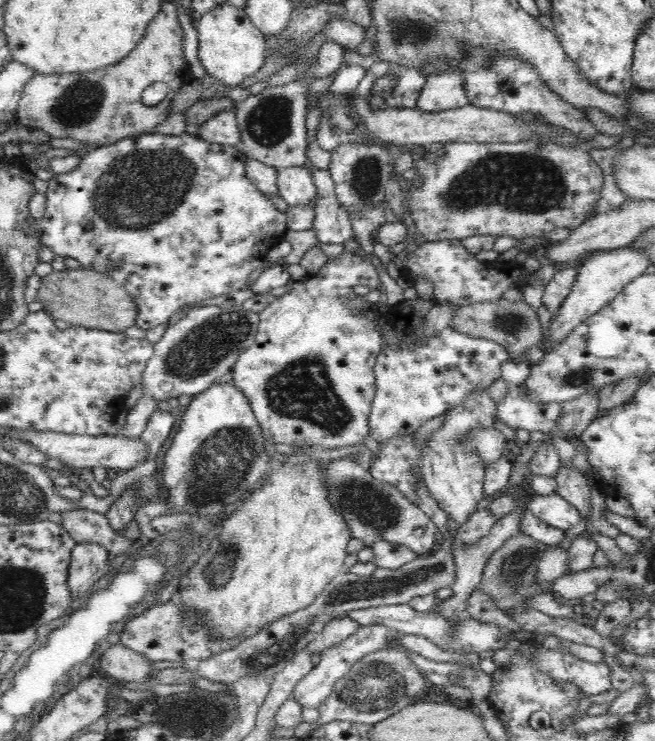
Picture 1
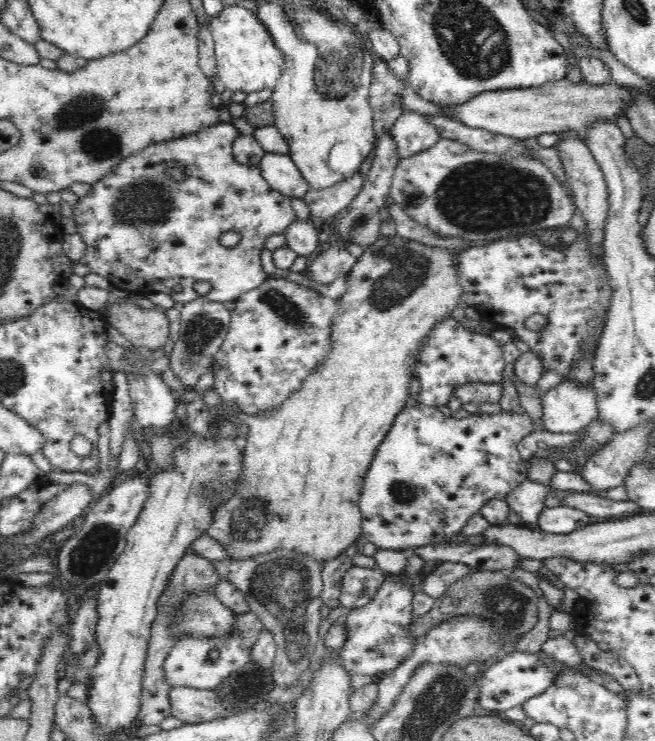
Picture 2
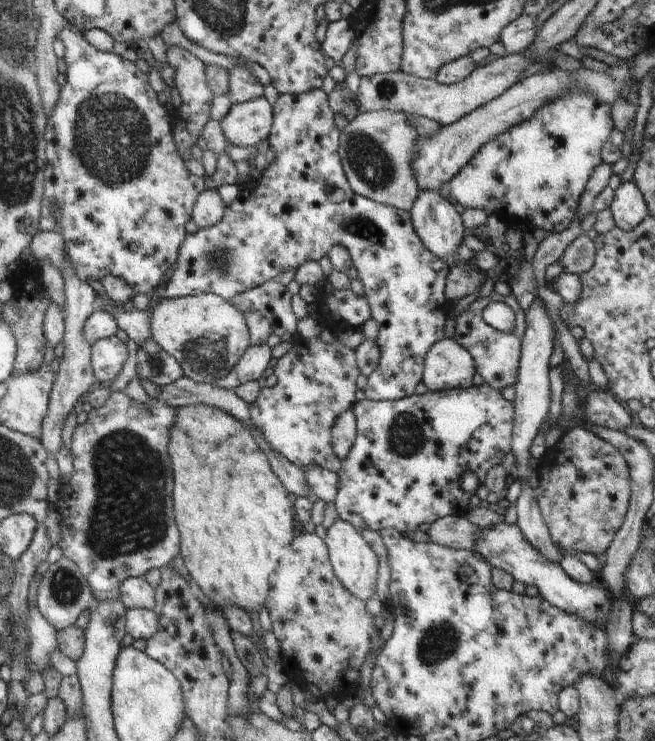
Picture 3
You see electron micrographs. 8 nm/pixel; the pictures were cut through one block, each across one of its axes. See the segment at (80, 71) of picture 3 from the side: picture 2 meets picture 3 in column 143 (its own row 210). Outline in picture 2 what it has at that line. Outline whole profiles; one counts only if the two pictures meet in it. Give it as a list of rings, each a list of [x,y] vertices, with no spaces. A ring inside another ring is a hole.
[[[219,122],[214,126],[199,130],[197,133],[192,133],[182,138],[148,145],[140,152],[121,160],[105,177],[97,180],[91,186],[88,194],[79,197],[79,201],[72,208],[73,220],[77,224],[77,233],[80,234],[82,240],[85,242],[85,251],[79,261],[84,266],[87,266],[90,272],[107,278],[112,287],[122,289],[132,296],[147,298],[149,294],[154,294],[154,292],[165,292],[176,303],[188,303],[201,298],[201,295],[191,288],[195,282],[209,282],[213,288],[206,294],[206,300],[218,303],[235,302],[241,297],[241,294],[260,286],[268,278],[260,263],[260,253],[266,246],[266,238],[276,236],[276,234],[284,234],[286,228],[297,219],[297,214],[292,209],[292,199],[271,189],[270,185],[263,180],[262,173],[259,172],[259,165],[242,165],[235,160],[232,145],[238,135],[242,134],[231,122]],[[167,164],[183,166],[187,177],[179,183],[176,182],[173,185],[167,185],[165,176]],[[230,230],[242,234],[242,239],[238,246],[226,247],[220,244],[220,236],[226,234],[226,232],[230,232]]]

